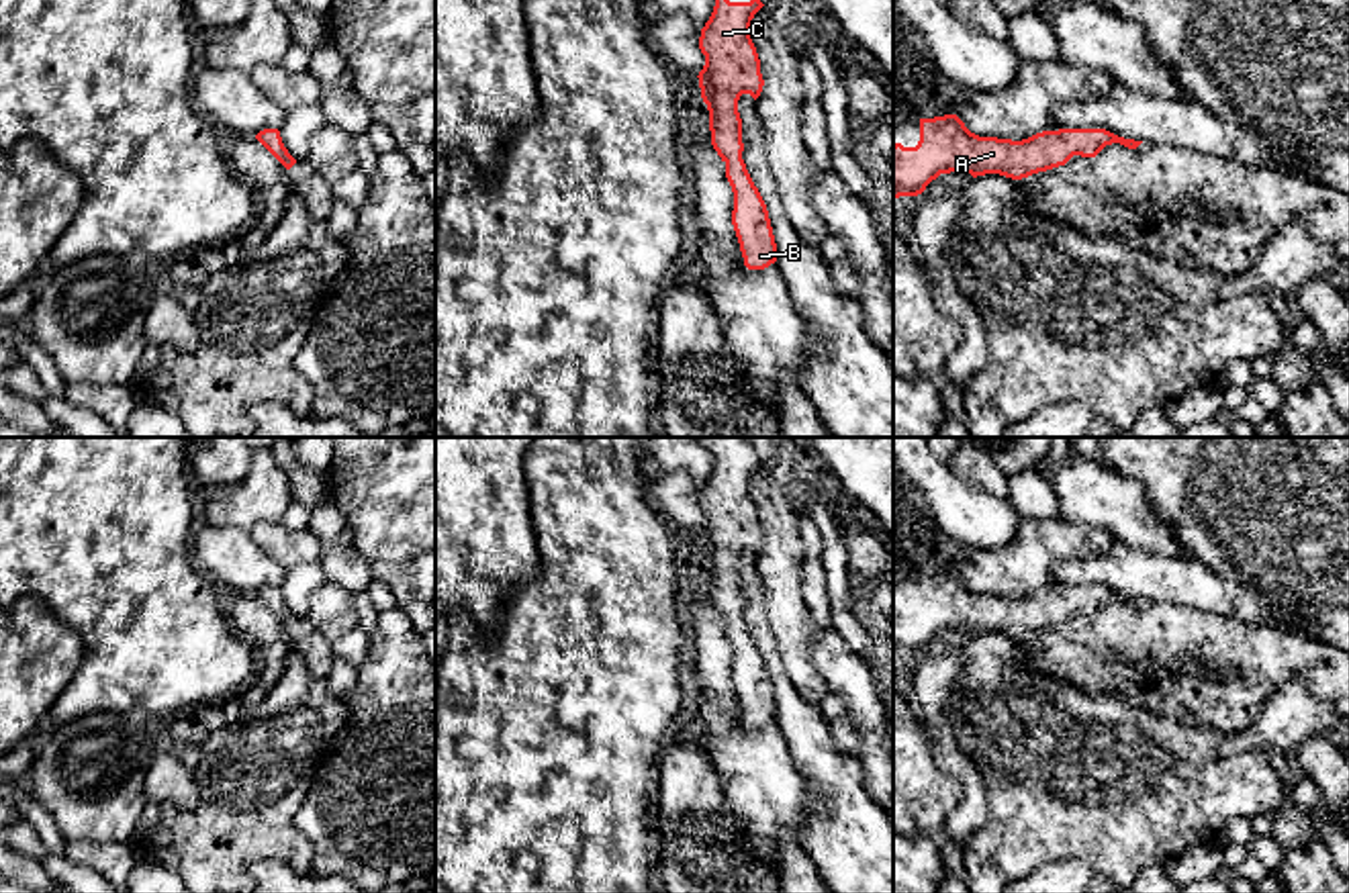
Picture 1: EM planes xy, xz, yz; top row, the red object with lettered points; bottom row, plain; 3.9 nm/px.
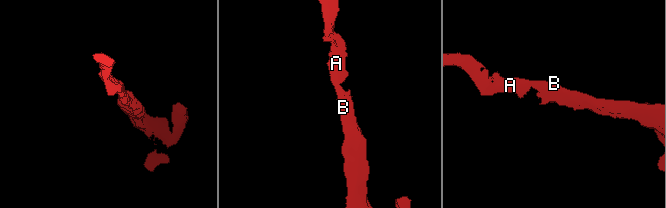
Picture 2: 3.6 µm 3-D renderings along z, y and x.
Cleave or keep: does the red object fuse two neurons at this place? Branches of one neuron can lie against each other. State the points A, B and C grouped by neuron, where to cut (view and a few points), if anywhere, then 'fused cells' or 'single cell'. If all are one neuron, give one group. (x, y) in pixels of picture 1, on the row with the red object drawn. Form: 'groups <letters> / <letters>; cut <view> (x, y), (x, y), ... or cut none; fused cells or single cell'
groups A B C; cut none; single cell

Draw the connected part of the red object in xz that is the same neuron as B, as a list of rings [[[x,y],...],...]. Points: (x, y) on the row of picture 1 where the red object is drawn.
[[[715,0],[713,12],[701,29],[699,49],[705,65],[699,72],[701,98],[709,110],[711,145],[726,163],[726,178],[734,192],[732,225],[744,266],[764,270],[777,262],[777,243],[766,204],[742,159],[742,119],[738,100],[760,96],[764,80],[760,59],[750,37],[760,0]]]

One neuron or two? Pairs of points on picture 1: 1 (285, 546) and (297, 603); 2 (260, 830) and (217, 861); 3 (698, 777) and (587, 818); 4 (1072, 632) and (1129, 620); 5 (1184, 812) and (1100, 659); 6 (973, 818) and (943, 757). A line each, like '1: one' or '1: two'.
1: one
2: one
3: two
4: one
5: two
6: one

